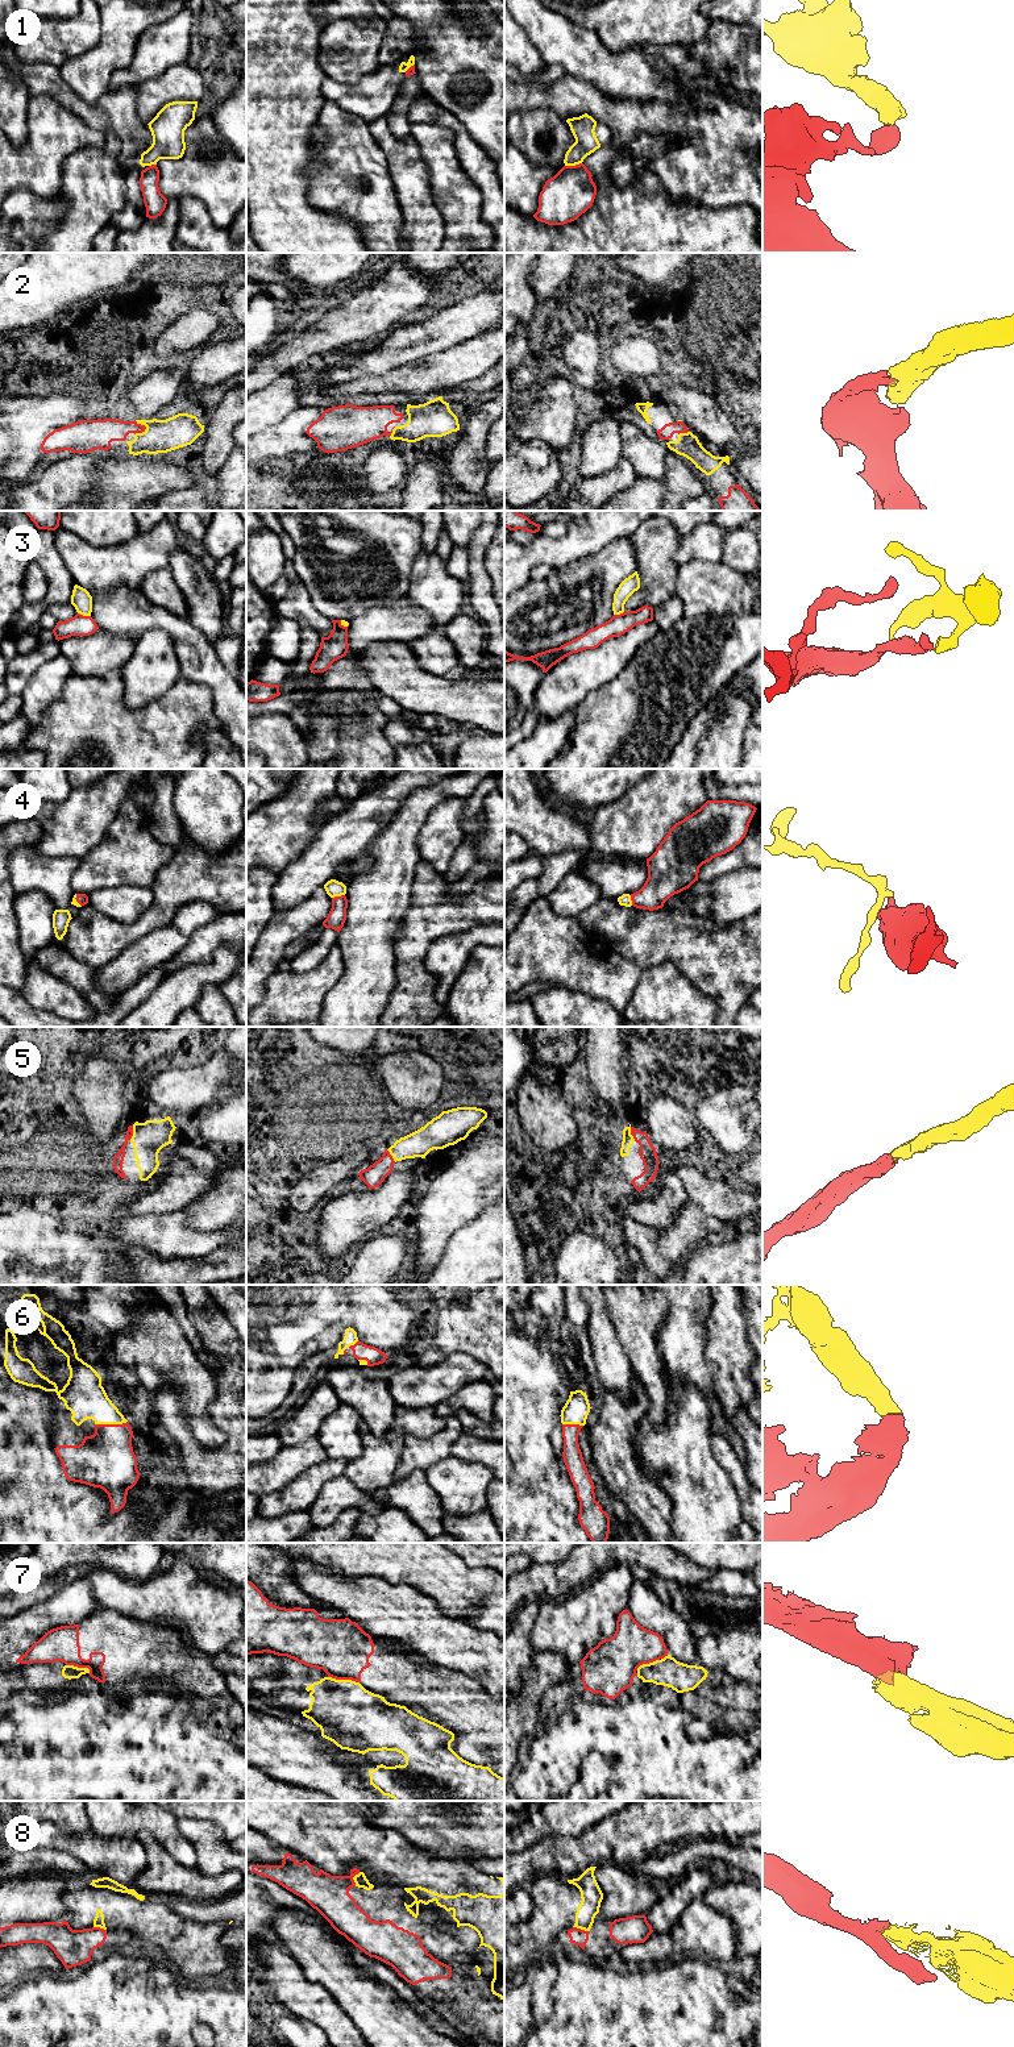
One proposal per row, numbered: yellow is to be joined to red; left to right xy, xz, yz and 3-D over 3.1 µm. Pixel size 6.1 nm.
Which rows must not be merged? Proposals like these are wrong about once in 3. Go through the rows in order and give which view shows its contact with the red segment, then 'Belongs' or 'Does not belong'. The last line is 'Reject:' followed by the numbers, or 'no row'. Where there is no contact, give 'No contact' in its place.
1: Touches red in yz. Does not belong
2: Touches red in xy. Belongs
3: Touches red in xy. Does not belong
4: Touches red in xz. Belongs
5: Touches red in xy. Belongs
6: Touches red in xy. Belongs
7: Touches red in xz. Does not belong
8: Touches red in yz. Does not belong
Reject: 1, 3, 7, 8

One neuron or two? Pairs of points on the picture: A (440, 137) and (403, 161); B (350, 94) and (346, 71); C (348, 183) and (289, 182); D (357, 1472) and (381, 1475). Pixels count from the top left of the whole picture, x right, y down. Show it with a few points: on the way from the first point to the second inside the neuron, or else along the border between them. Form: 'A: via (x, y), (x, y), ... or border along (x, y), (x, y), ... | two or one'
A: border along (410, 136), (418, 146), (431, 179) | two
B: border along (377, 69), (356, 83), (340, 83), (327, 78) | two
C: border along (314, 152), (306, 173), (307, 200), (321, 209) | two
D: via (362, 1472), (375, 1472) | one

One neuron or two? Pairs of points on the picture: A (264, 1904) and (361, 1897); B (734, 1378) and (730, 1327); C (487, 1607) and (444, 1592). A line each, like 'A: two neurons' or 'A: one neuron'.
A: two neurons
B: one neuron
C: one neuron

